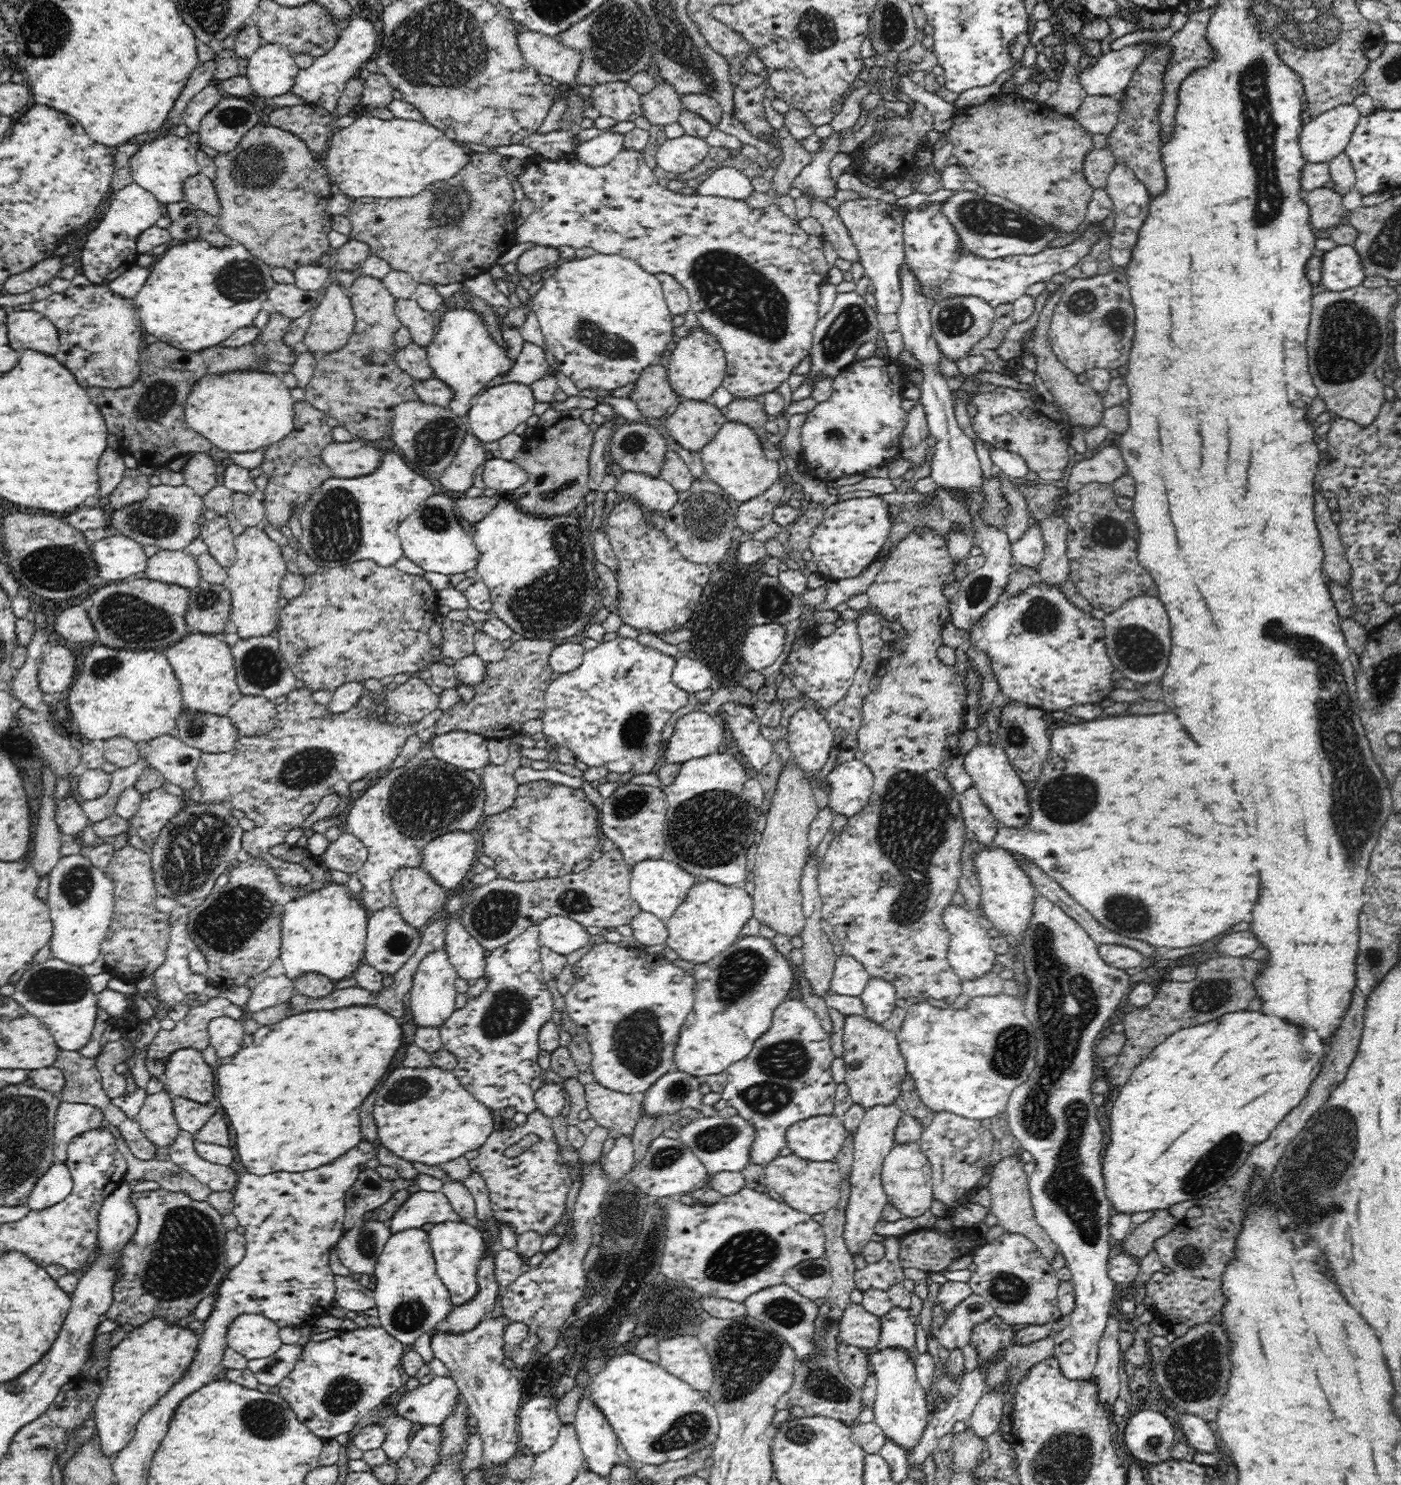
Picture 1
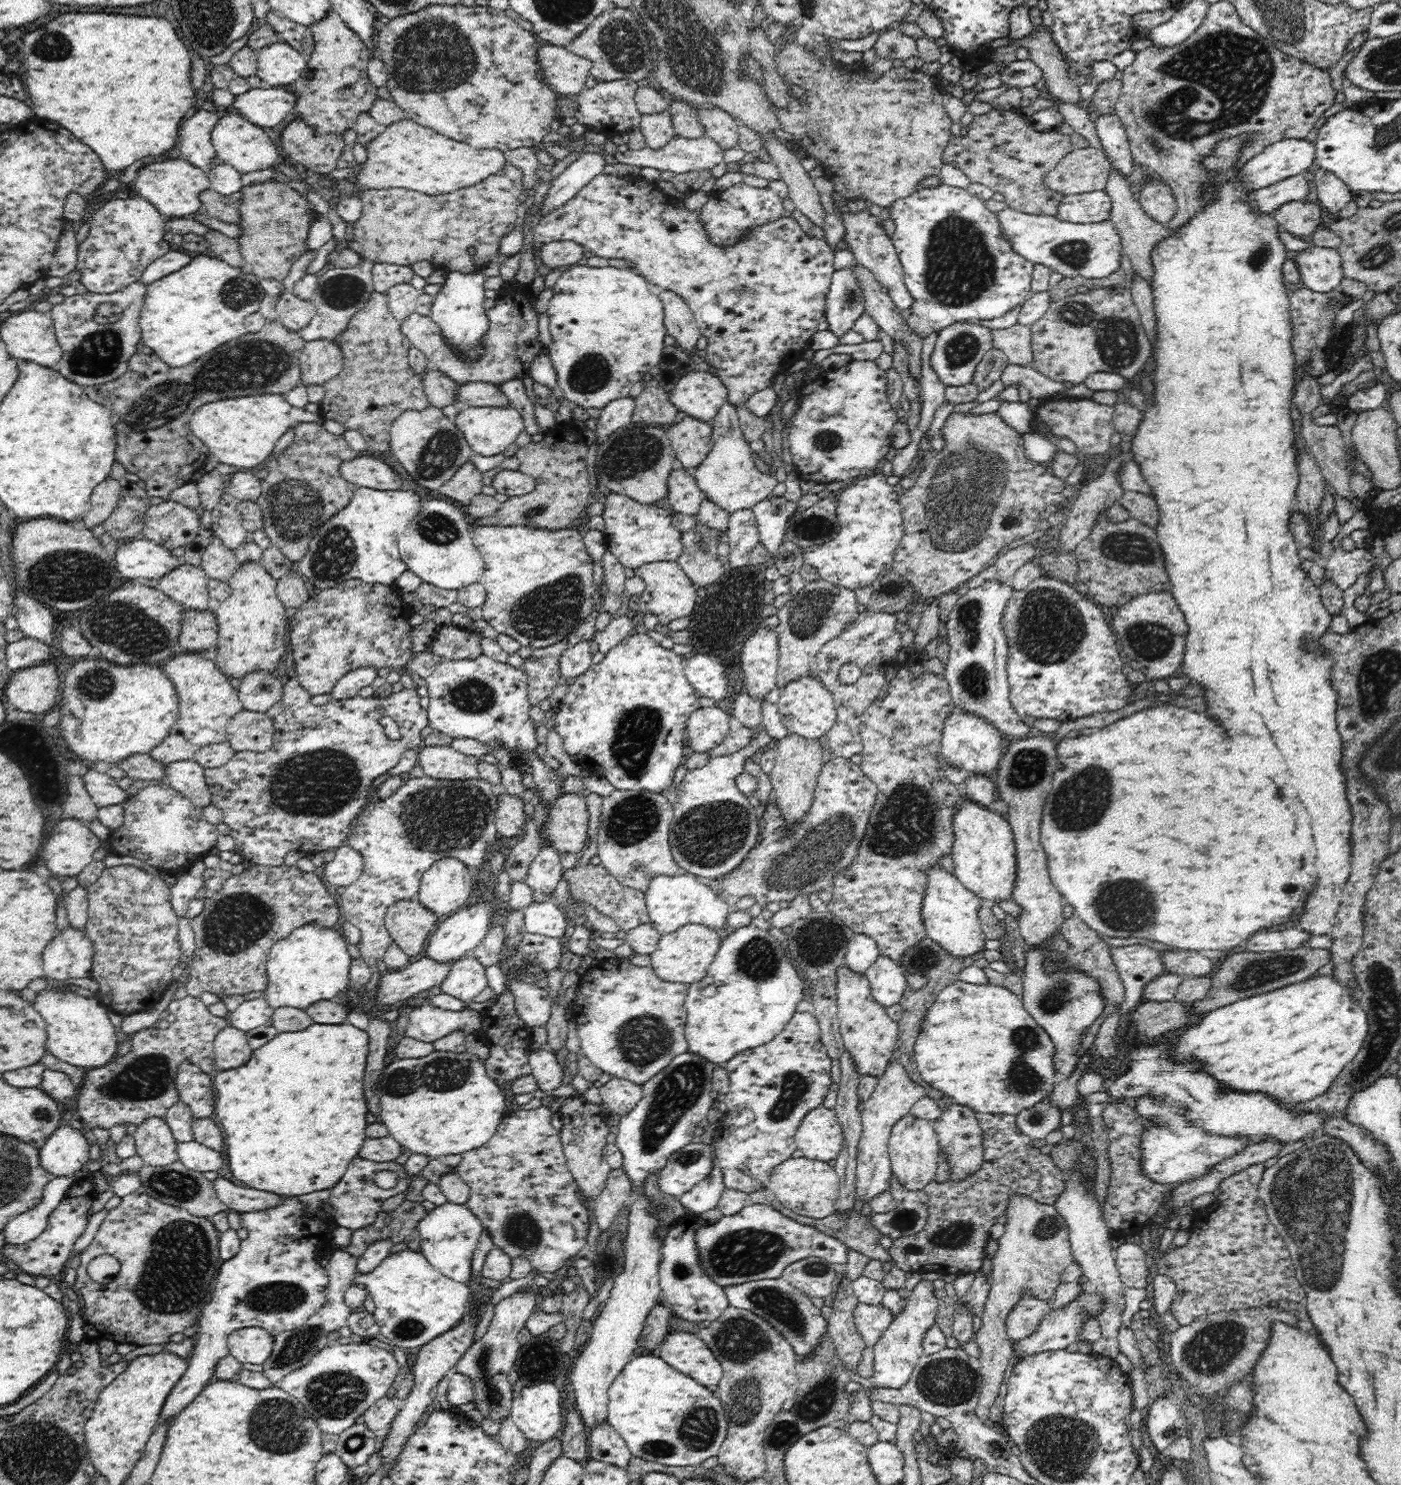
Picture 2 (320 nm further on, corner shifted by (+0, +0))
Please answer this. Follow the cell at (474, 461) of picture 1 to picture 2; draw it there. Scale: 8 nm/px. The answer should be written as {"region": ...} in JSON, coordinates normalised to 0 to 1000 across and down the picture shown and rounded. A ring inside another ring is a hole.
{"region":[[[336,310],[330,312],[325,319],[317,325],[313,330],[314,333],[329,339],[330,340],[335,340],[337,335],[344,332],[345,321]]]}

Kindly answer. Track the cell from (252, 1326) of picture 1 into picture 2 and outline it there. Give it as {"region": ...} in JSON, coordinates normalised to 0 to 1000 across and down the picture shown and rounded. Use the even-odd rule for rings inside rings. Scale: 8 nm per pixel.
{"region":[[[178,894],[166,896],[162,900],[163,912],[170,917],[187,919],[195,908],[196,900],[187,894]]]}

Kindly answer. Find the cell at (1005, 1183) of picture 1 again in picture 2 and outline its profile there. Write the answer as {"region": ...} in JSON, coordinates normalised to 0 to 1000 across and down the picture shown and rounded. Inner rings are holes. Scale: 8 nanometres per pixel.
{"region":[[[724,805],[719,809],[717,818],[717,830],[712,834],[713,840],[707,848],[707,868],[699,886],[700,893],[695,898],[700,907],[700,924],[702,927],[696,952],[702,957],[708,954],[707,949],[715,933],[715,927],[720,916],[724,916],[724,903],[718,894],[719,886],[731,873],[745,875],[752,879],[752,871],[758,864],[757,859],[767,850],[761,822],[752,811],[739,809],[732,805]]]}

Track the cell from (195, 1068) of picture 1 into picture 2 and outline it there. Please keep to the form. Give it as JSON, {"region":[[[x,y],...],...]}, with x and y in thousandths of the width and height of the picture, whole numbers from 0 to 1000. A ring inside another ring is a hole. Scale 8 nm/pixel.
{"region":[[[134,714],[127,719],[125,731],[128,735],[128,741],[135,745],[139,754],[153,752],[153,733],[151,729],[150,724]]]}

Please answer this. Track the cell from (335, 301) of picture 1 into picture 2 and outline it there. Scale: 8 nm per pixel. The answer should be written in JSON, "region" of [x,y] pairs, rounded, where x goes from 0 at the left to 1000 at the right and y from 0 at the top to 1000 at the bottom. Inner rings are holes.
{"region":[[[221,230],[215,236],[213,246],[214,257],[218,261],[231,259],[245,248],[244,236],[238,230]]]}

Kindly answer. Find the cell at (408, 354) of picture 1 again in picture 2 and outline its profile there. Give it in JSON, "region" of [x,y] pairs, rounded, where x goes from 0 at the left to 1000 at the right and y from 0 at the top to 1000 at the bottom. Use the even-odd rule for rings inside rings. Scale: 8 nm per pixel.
{"region":[[[308,248],[300,254],[307,273],[315,275],[326,269],[326,261],[328,259],[315,250]]]}

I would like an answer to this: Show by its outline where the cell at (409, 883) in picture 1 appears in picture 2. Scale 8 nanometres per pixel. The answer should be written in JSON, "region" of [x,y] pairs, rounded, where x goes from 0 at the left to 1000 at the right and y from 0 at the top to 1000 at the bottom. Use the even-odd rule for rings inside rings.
{"region":[[[288,605],[277,611],[274,622],[283,637],[296,646],[301,641],[311,620],[313,617],[298,606]]]}

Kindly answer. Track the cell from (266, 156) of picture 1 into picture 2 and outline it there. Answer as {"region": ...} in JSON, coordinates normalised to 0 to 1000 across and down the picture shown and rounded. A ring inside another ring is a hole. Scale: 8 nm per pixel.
{"region":[[[198,122],[174,125],[171,130],[172,137],[169,139],[171,142],[172,149],[170,152],[171,152],[172,158],[173,158],[170,162],[172,172],[176,176],[176,180],[185,188],[193,187],[202,190],[207,183],[208,177],[211,176],[217,171],[217,166],[218,166],[217,162],[220,160],[223,147],[226,145],[226,143],[221,141],[223,139],[213,129],[208,127],[207,125],[198,123]]]}

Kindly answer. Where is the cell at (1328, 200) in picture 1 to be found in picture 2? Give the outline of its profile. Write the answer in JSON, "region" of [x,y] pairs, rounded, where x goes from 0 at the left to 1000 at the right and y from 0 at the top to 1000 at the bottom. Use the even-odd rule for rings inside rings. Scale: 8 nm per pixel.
{"region":[[[929,135],[919,136],[907,143],[912,149],[914,154],[921,158],[934,159],[941,155],[944,151],[944,141],[941,135],[937,137],[929,137]]]}

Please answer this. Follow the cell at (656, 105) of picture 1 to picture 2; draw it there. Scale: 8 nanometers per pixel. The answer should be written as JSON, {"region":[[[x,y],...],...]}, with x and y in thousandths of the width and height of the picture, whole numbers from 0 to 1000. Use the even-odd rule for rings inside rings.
{"region":[[[477,74],[465,77],[458,77],[455,85],[460,92],[461,100],[465,102],[474,100],[483,91]]]}

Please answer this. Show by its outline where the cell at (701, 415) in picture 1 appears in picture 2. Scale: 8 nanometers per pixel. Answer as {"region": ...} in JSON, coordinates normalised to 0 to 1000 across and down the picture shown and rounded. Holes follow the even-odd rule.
{"region":[[[490,279],[485,285],[475,290],[479,296],[482,308],[485,310],[488,316],[497,315],[509,301],[509,288],[507,284],[502,284]]]}

